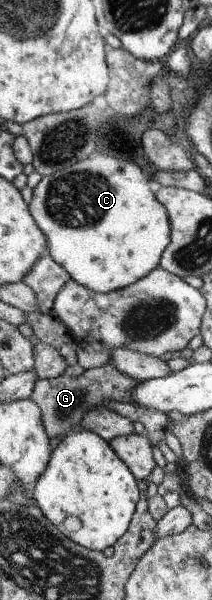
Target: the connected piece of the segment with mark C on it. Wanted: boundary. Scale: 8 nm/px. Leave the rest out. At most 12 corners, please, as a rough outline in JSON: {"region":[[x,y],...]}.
{"region":[[98,152],[43,176],[51,259],[109,293],[170,242],[146,171]]}

